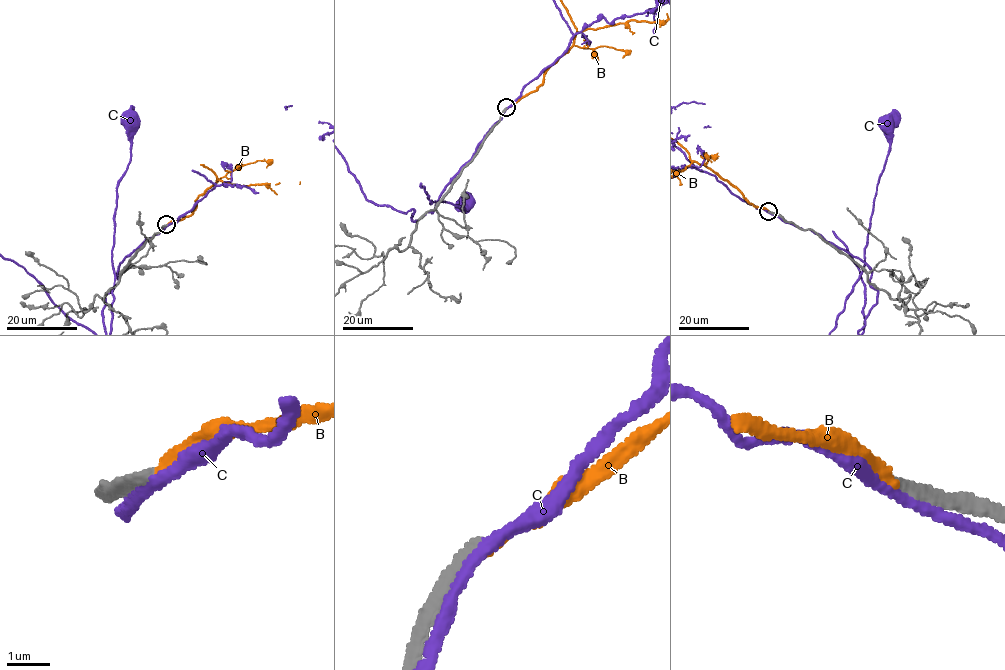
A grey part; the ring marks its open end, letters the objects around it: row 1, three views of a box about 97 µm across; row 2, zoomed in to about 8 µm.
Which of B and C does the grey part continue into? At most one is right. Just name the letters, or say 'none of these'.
none of these

